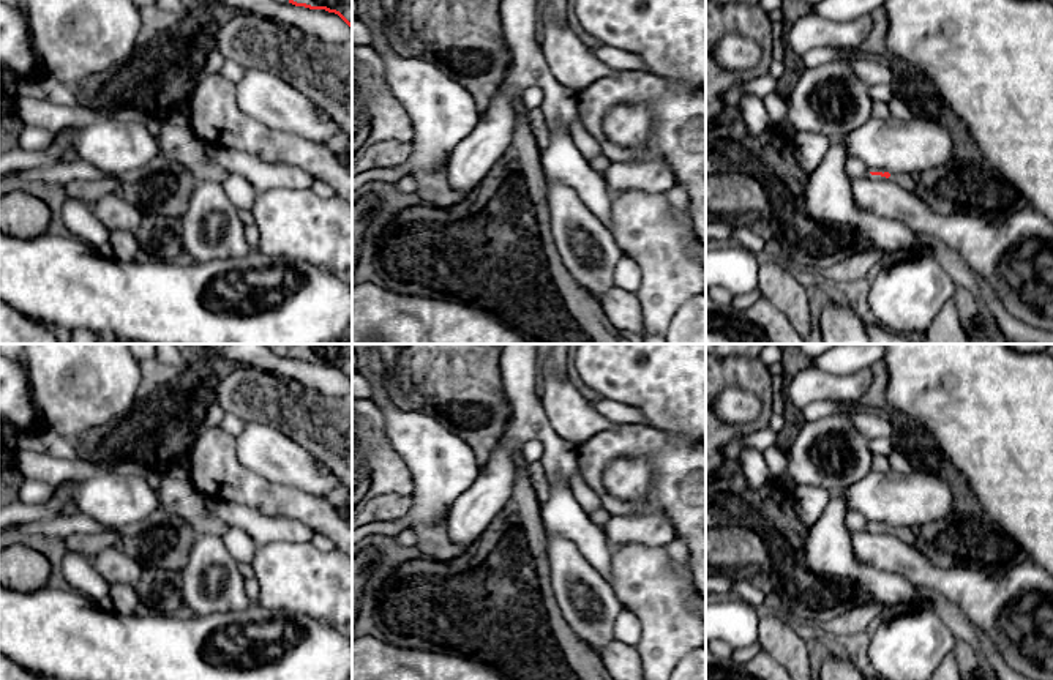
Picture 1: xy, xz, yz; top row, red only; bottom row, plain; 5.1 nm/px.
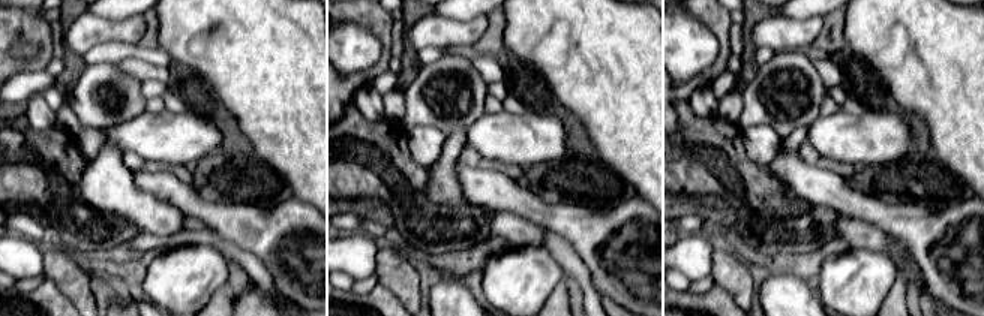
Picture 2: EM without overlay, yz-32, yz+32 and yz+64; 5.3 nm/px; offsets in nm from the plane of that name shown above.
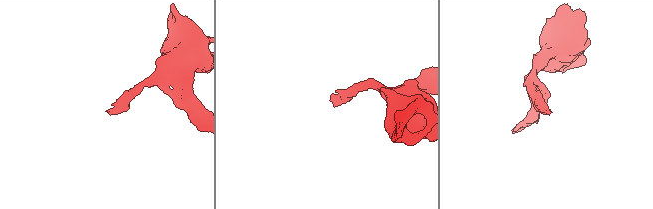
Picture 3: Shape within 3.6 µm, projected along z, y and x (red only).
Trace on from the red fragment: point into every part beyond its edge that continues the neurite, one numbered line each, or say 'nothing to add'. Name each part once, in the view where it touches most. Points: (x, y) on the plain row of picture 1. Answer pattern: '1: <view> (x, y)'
1: yz (906, 535)

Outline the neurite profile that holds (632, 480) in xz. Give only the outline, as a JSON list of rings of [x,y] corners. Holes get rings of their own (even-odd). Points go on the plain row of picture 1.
[[[617,458],[611,461],[603,472],[603,486],[609,495],[630,502],[633,508],[657,500],[655,475],[647,458]]]

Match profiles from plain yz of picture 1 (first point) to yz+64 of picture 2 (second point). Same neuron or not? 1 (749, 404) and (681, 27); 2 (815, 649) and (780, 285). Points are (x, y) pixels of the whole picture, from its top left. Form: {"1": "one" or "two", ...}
{"1": "one", "2": "two"}

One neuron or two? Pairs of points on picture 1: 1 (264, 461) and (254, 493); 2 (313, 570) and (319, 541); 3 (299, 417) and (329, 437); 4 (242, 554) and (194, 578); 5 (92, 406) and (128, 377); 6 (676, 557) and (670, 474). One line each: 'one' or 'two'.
1: two
2: two
3: one
4: two
5: one
6: two

